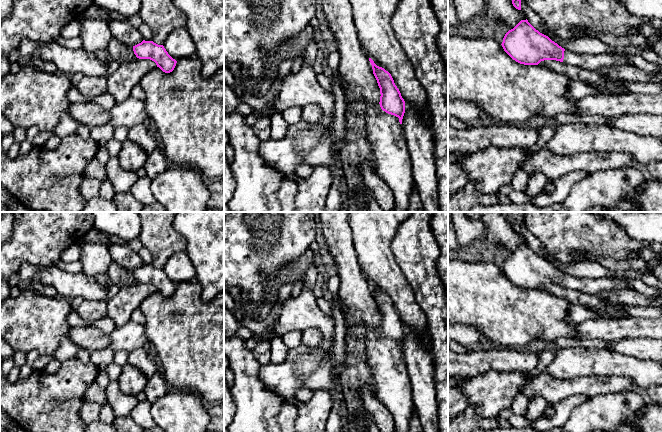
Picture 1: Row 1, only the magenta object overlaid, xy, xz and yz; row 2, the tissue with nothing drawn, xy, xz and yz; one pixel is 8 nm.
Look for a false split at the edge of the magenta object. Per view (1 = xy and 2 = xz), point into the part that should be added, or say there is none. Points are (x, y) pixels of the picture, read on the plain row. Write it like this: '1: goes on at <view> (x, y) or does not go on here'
1: does not go on here
2: goes on at xz (392, 385)

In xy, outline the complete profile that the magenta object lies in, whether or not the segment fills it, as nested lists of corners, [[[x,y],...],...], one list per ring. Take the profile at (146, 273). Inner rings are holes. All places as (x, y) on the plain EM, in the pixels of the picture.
[[[143,264],[133,270],[134,278],[139,283],[150,283],[154,285],[163,296],[170,297],[174,294],[177,285],[173,283],[163,269],[158,269],[153,265]]]

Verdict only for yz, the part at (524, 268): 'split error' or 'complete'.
split error

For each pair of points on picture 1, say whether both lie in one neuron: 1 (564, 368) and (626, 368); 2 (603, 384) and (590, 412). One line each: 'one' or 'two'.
1: one
2: two

